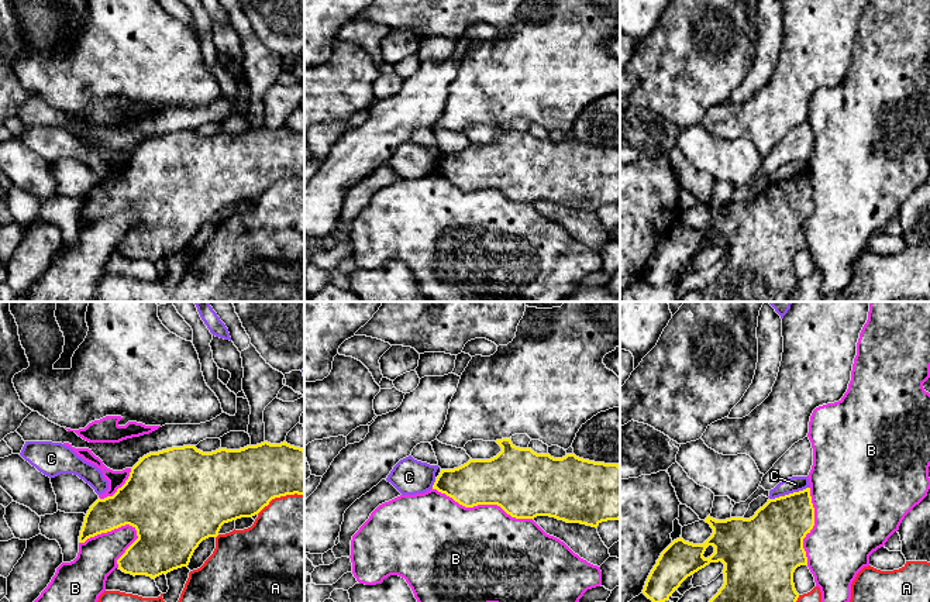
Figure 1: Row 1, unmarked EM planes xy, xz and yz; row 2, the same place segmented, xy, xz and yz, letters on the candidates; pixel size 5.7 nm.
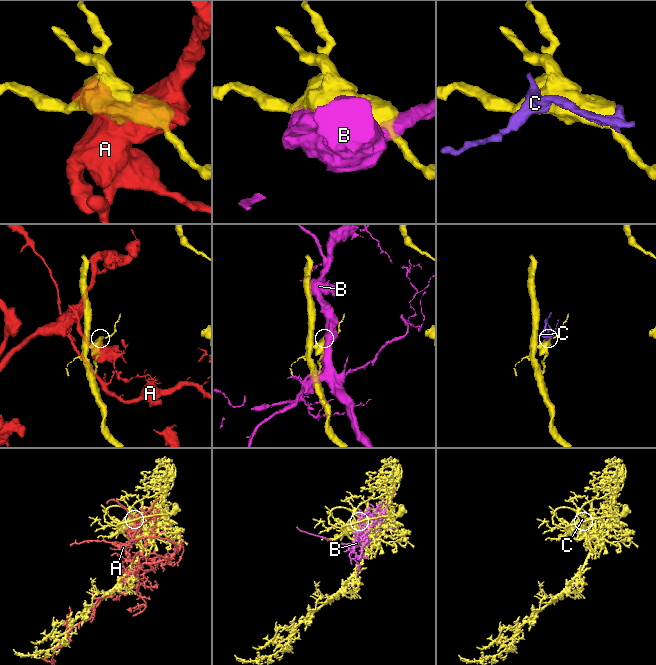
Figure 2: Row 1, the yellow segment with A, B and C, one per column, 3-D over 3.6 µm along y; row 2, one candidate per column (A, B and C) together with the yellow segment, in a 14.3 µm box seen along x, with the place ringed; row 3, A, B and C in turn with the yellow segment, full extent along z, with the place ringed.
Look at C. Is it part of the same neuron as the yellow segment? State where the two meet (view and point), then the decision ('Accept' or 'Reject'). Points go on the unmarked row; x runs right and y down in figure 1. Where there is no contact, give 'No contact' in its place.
Touches yellow at yz (789, 178). Reject

